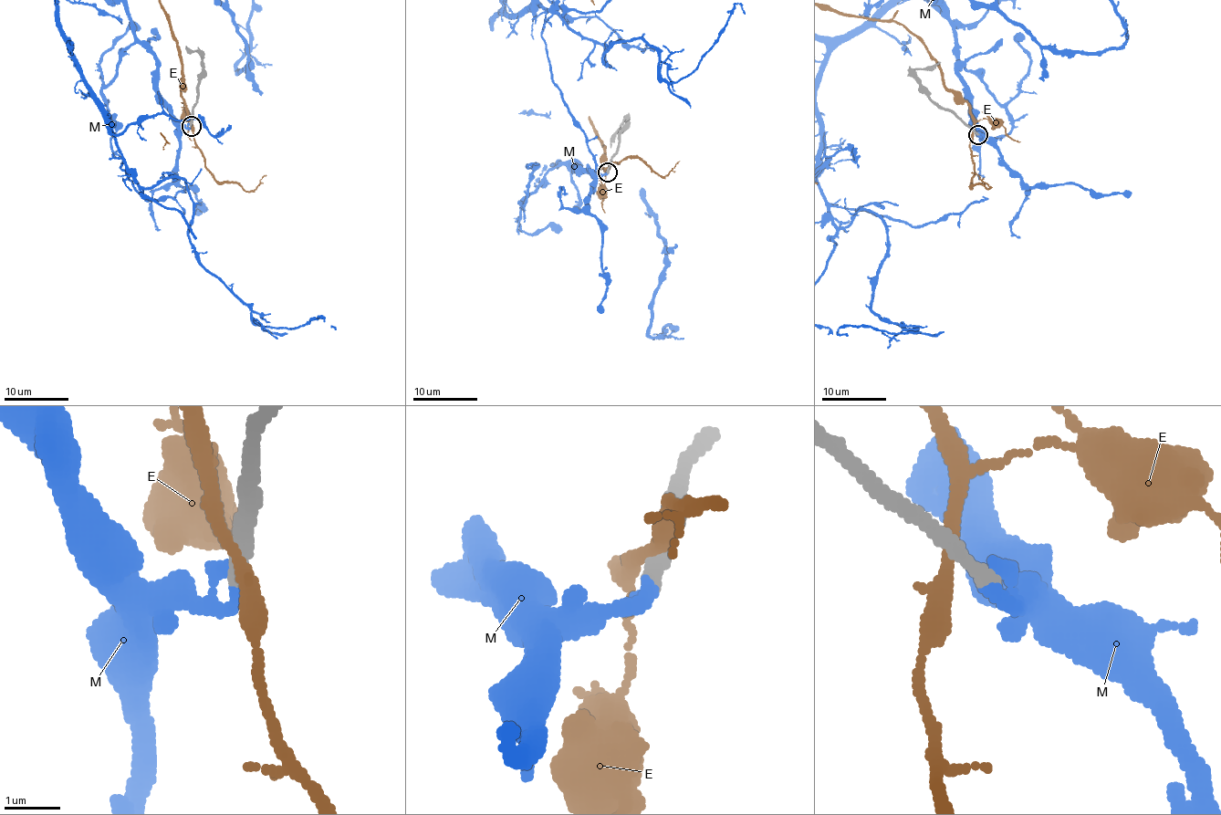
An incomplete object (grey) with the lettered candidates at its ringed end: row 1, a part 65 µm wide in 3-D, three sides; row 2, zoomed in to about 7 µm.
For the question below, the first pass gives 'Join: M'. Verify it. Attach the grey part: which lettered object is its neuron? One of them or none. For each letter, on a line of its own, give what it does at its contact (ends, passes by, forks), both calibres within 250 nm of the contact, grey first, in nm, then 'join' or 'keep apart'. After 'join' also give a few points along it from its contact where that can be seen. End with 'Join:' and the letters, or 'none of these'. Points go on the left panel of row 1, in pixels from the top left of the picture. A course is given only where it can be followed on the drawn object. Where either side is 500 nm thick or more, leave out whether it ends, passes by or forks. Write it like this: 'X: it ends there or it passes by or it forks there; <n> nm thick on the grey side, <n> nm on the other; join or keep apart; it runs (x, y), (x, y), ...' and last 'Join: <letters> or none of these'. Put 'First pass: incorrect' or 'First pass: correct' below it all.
E: it passes by; 420 nm thick on the grey side, 240 nm on the other; keep apart
M: it ends there; 320 nm thick on the grey side, 280 nm on the other; join
Join: M
First pass: correct

